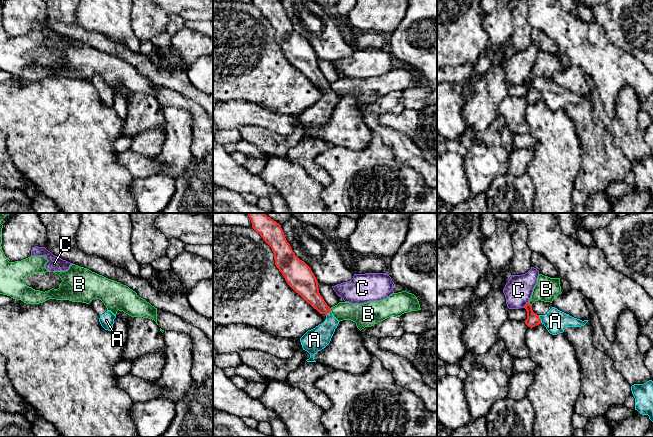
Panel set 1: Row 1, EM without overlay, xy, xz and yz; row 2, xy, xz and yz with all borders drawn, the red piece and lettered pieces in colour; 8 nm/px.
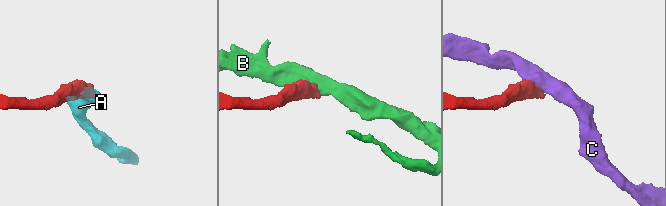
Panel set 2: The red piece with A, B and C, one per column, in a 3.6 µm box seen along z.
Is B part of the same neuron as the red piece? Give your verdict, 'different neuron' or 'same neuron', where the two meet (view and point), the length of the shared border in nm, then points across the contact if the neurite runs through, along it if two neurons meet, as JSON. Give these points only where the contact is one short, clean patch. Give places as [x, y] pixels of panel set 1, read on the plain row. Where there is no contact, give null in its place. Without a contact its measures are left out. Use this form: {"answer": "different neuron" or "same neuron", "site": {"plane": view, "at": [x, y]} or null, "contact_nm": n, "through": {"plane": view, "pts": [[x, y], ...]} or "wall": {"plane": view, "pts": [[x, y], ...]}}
{"answer": "different neuron", "site": {"plane": "yz", "at": [529, 80]}, "contact_nm": 40, "wall": {"plane": "yz", "pts": [[528, 78], [531, 81]]}}

